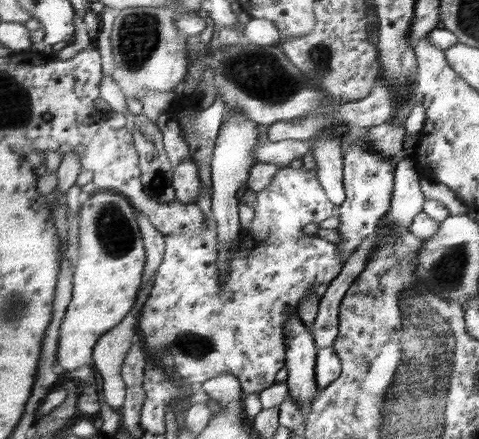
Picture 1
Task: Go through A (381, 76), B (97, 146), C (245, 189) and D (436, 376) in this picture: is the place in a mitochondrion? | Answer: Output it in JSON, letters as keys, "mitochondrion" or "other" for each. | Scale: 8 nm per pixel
{"A":"other","B":"other","C":"other","D":"mitochondrion"}

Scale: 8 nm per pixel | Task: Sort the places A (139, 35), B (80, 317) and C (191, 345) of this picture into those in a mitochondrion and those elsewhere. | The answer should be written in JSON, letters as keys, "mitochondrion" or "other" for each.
{"A":"mitochondrion","B":"other","C":"mitochondrion"}

